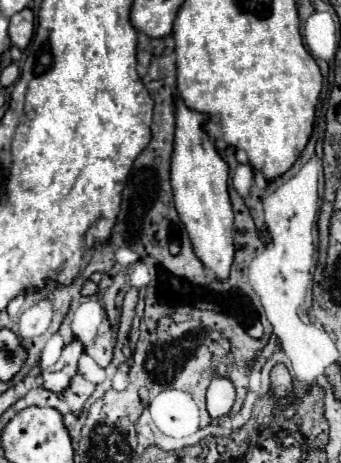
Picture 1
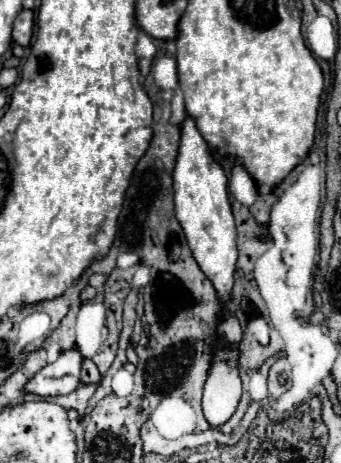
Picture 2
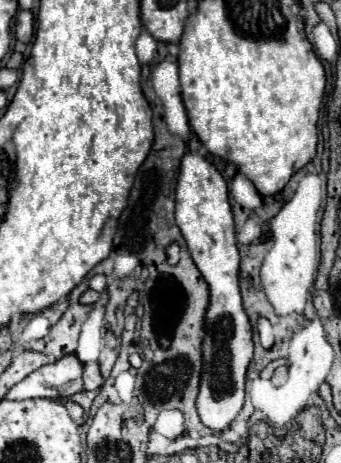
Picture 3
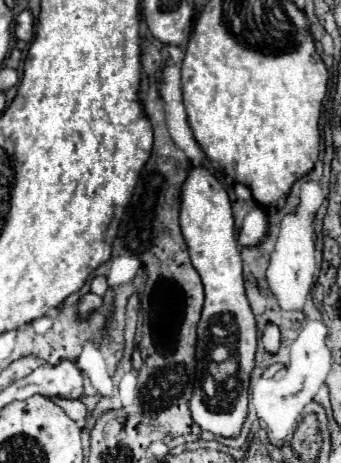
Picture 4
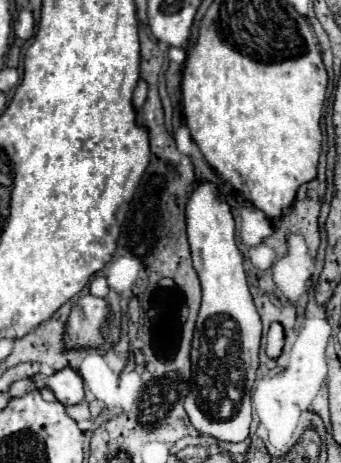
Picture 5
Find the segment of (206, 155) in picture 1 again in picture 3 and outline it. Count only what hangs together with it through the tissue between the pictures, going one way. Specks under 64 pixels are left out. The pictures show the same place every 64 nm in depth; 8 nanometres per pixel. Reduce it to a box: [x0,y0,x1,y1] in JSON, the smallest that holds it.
[176,138,254,432]

